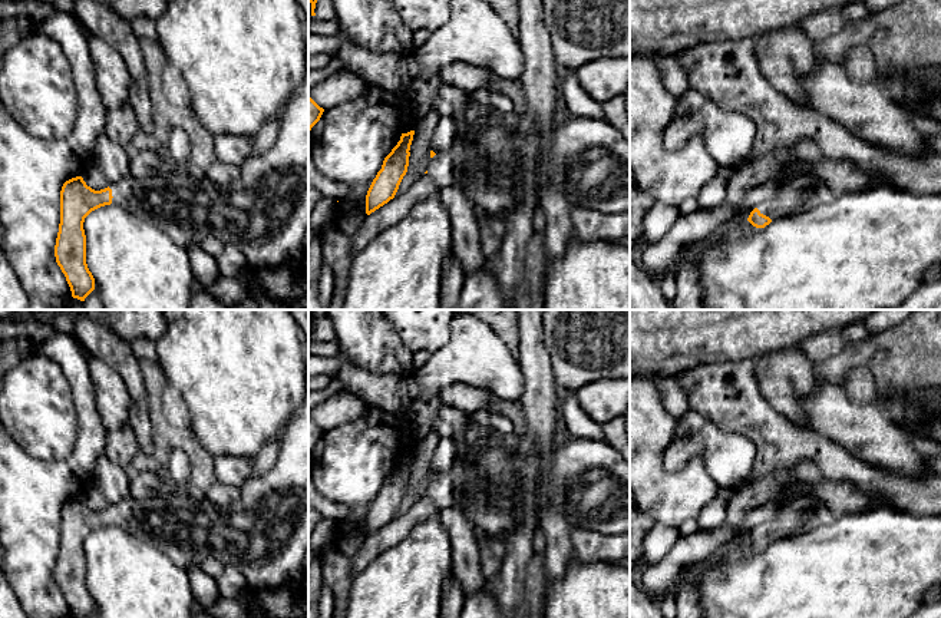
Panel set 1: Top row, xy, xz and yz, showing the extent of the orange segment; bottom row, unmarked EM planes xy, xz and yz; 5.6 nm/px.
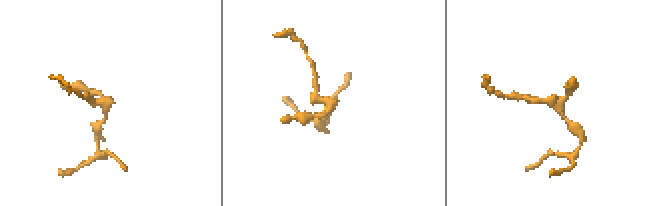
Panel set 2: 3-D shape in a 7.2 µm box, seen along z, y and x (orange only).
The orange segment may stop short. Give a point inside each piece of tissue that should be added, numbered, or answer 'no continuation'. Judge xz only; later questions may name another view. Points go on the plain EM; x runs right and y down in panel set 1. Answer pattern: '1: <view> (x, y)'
1: xz (587, 479)

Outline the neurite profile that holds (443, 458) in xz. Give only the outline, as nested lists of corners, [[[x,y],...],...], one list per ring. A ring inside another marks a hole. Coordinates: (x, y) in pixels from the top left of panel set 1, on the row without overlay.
[[[442,437],[430,462],[430,472],[440,475],[448,472],[456,462],[456,445],[450,437]]]

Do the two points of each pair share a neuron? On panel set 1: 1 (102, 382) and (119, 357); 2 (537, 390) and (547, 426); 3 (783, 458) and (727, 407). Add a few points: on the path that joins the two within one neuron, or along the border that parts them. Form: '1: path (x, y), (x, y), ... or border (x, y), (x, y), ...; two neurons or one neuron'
1: border (92, 356), (109, 364), (122, 377), (129, 396); two neurons
2: path (540, 399), (542, 417); one neuron
3: path (769, 443), (742, 416); one neuron

